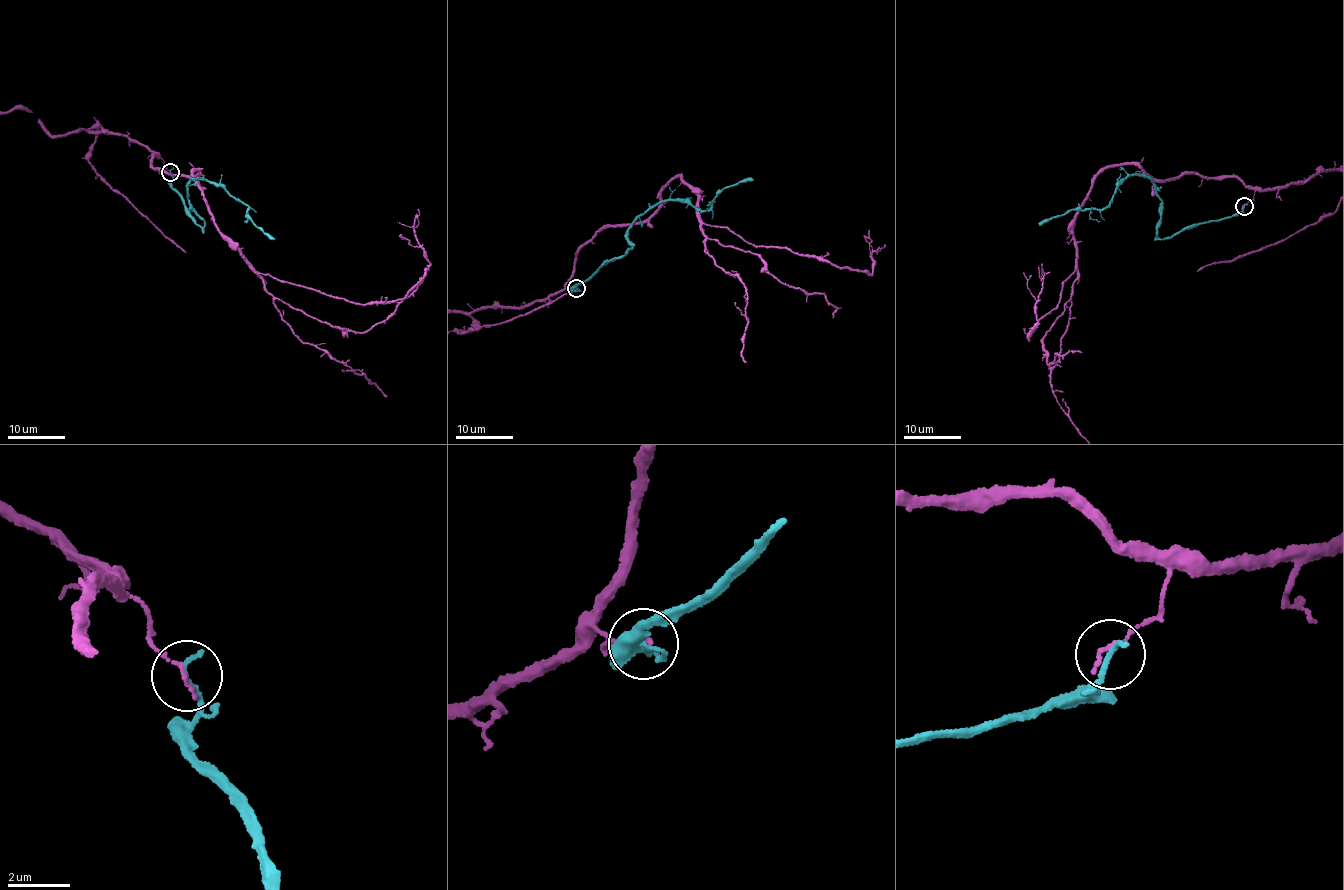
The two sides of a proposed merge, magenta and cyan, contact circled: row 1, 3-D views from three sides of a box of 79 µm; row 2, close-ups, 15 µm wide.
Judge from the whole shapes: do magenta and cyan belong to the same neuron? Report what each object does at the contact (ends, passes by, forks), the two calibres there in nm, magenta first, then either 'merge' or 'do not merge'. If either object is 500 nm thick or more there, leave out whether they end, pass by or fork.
magenta ends | cyan ends | 140/190 nm | do not merge

